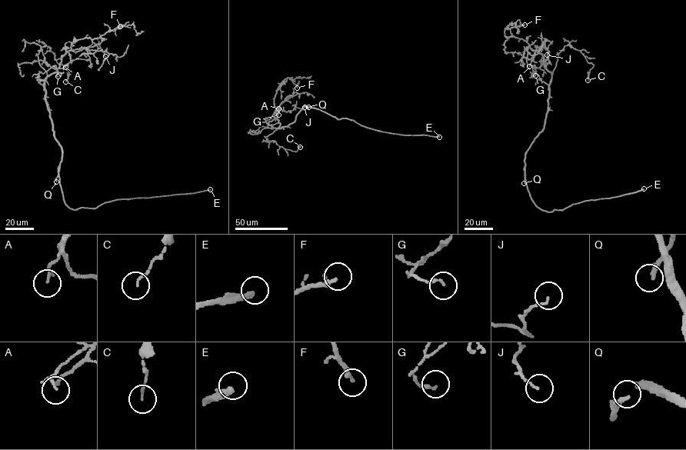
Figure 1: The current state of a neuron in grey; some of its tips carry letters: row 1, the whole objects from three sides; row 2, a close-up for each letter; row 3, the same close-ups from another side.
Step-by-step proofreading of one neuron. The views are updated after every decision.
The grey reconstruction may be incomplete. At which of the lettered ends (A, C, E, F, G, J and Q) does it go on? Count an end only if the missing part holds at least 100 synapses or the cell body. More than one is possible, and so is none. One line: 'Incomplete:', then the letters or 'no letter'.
Incomplete: E, Q

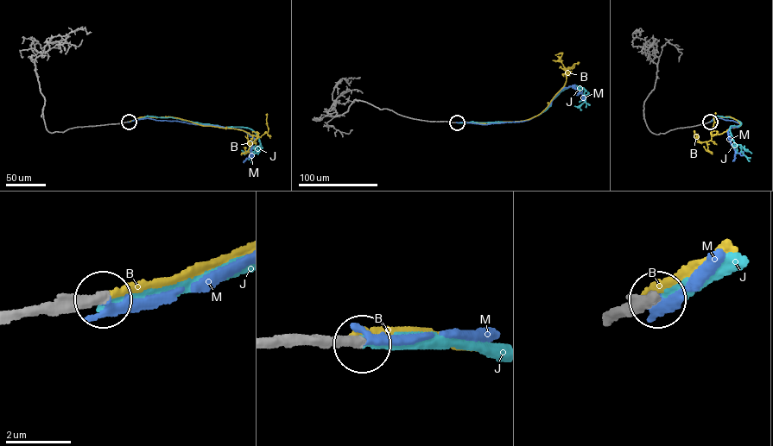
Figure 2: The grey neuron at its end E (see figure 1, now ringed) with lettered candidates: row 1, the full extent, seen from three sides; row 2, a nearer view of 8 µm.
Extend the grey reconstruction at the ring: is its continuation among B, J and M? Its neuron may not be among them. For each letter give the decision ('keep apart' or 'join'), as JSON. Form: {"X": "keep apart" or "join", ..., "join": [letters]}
{"B": "keep apart", "J": "keep apart", "M": "keep apart", "join": []}

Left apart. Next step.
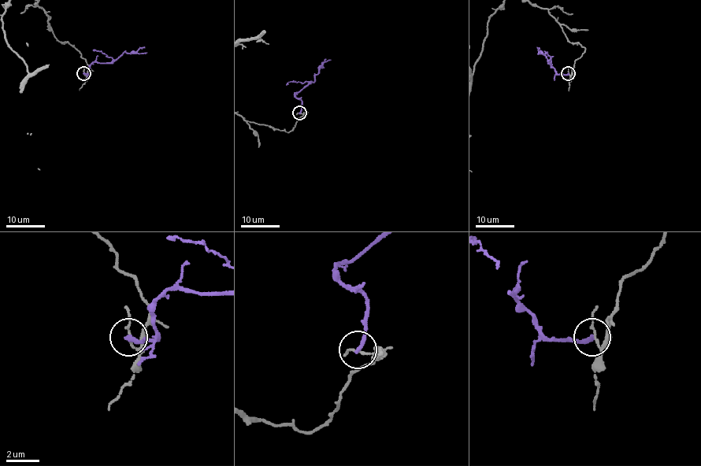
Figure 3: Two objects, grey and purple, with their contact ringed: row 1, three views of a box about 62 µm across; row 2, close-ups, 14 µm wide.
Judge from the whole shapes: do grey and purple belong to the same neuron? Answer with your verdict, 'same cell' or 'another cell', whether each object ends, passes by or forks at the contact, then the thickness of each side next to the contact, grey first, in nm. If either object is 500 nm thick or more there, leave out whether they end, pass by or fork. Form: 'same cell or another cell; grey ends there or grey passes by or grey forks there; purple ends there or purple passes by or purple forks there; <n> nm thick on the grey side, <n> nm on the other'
another cell; grey passes by; purple ends there; 120 nm thick on the grey side, 240 nm on the other

